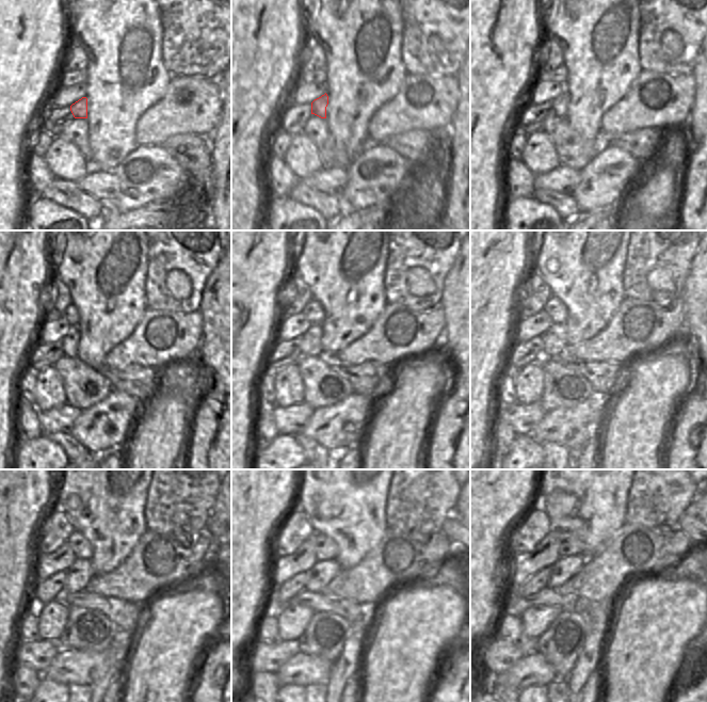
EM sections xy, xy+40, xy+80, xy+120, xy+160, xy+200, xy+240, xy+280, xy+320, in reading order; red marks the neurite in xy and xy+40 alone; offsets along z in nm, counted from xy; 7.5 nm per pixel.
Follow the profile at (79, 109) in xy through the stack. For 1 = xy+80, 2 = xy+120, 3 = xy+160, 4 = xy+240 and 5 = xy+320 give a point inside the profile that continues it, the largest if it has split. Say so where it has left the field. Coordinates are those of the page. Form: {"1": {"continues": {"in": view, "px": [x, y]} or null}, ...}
{"1": {"continues": {"in": "xy+80", "px": [559, 108]}}, "2": {"continues": {"in": "xy+120", "px": [70, 342]}}, "3": {"continues": {"in": "xy+160", "px": [311, 345]}}, "4": {"continues": {"in": "xy+240", "px": [79, 574]}}, "5": {"continues": {"in": "xy+320", "px": [564, 569]}}}

